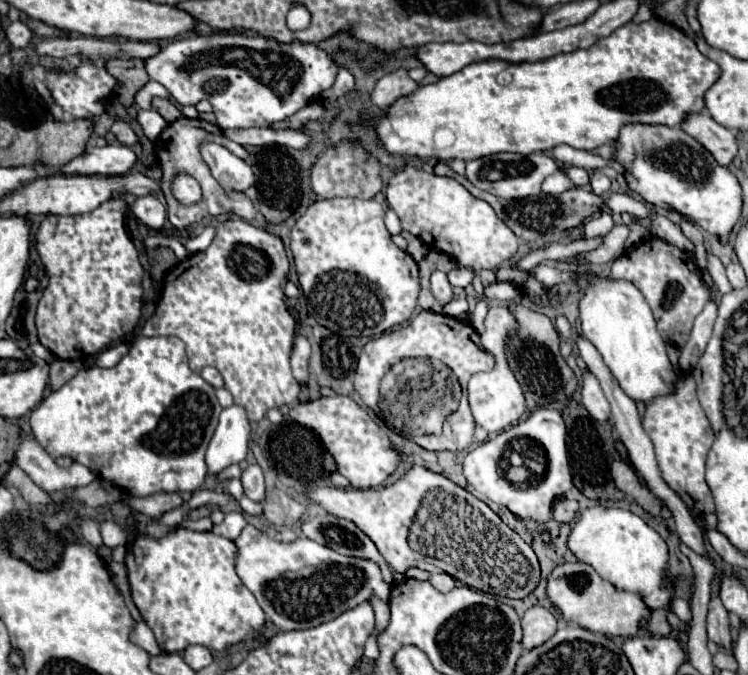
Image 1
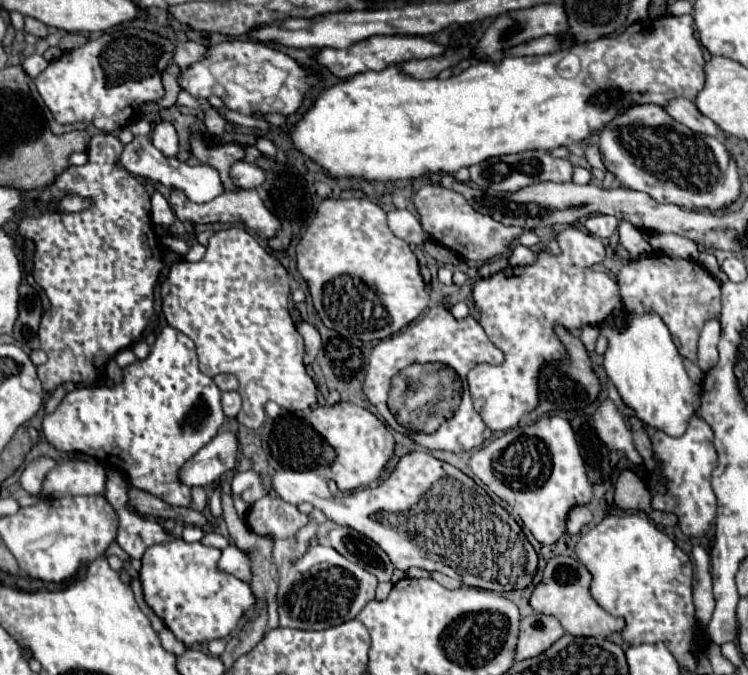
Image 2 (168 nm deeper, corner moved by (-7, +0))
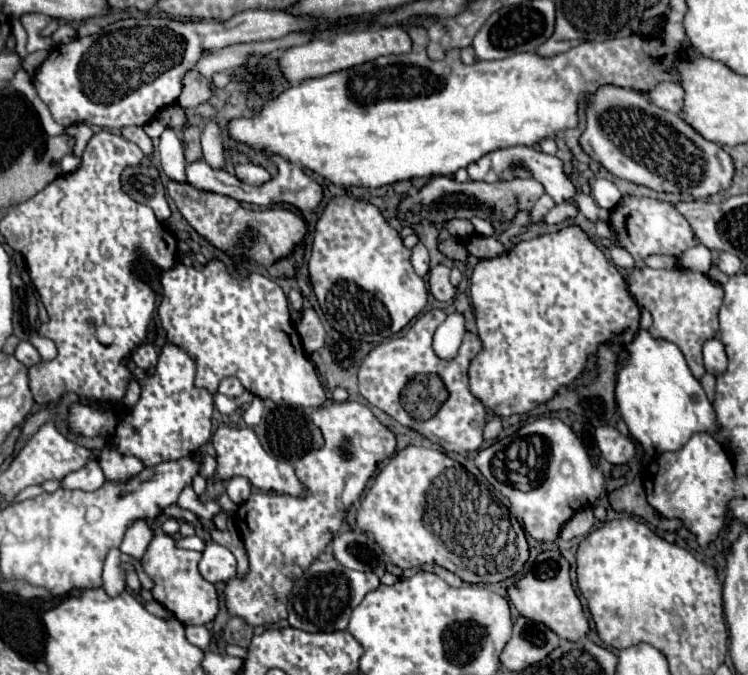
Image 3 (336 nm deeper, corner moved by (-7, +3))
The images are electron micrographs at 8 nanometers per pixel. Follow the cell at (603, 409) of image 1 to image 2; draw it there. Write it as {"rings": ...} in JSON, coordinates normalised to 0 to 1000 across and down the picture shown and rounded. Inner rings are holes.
{"rings":[[[816,591],[805,594],[805,600],[799,603],[799,609],[794,615],[794,636],[816,668],[829,668],[832,674],[837,674],[840,683],[845,683],[850,689],[858,686],[858,677],[848,662],[845,641],[837,636],[826,606],[821,603],[821,597]]]}

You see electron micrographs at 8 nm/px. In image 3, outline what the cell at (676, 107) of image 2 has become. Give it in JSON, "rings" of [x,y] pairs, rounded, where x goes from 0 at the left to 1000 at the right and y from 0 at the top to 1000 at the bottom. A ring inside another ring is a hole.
{"rings":[[[885,121],[874,133],[869,133],[866,139],[869,139],[869,148],[880,160],[901,166],[901,169],[912,169],[912,160],[914,160],[914,133],[912,133],[912,127],[901,124],[901,121]]]}

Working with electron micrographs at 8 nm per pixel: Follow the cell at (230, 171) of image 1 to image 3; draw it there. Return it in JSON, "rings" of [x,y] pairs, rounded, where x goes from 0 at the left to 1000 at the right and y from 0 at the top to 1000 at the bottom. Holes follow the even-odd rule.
{"rings":[[[318,243],[316,264],[329,273],[353,273],[361,267],[361,258],[350,246],[342,246],[342,243]]]}

